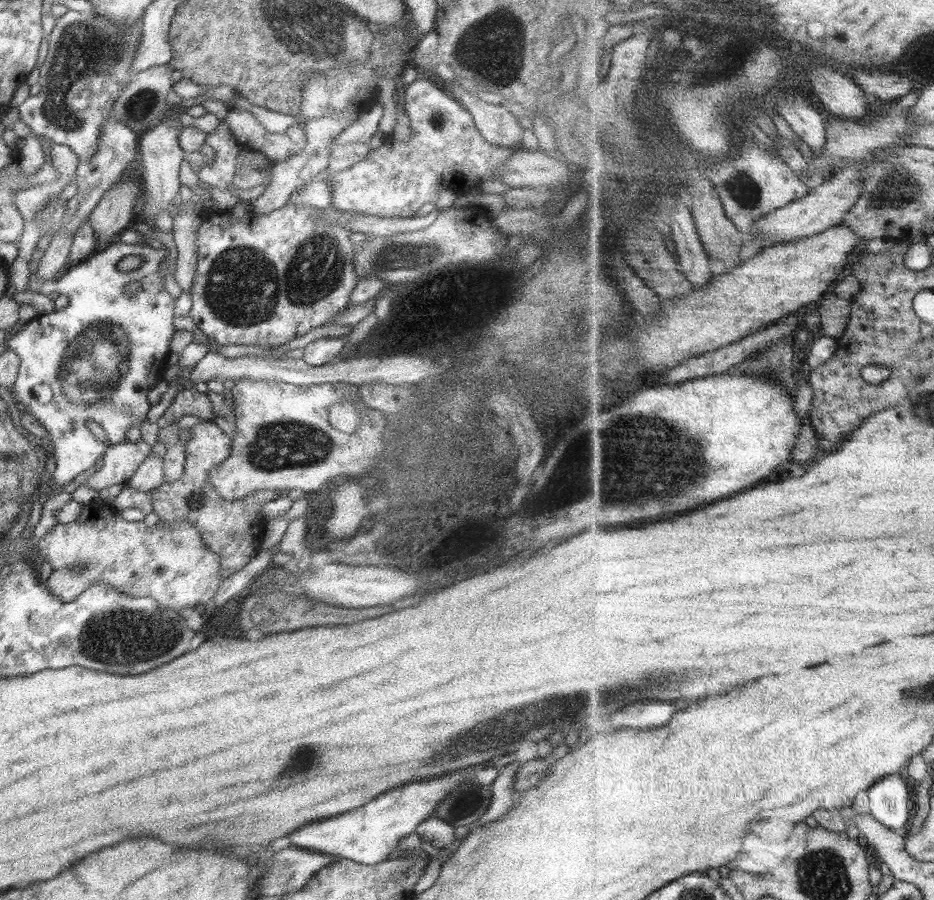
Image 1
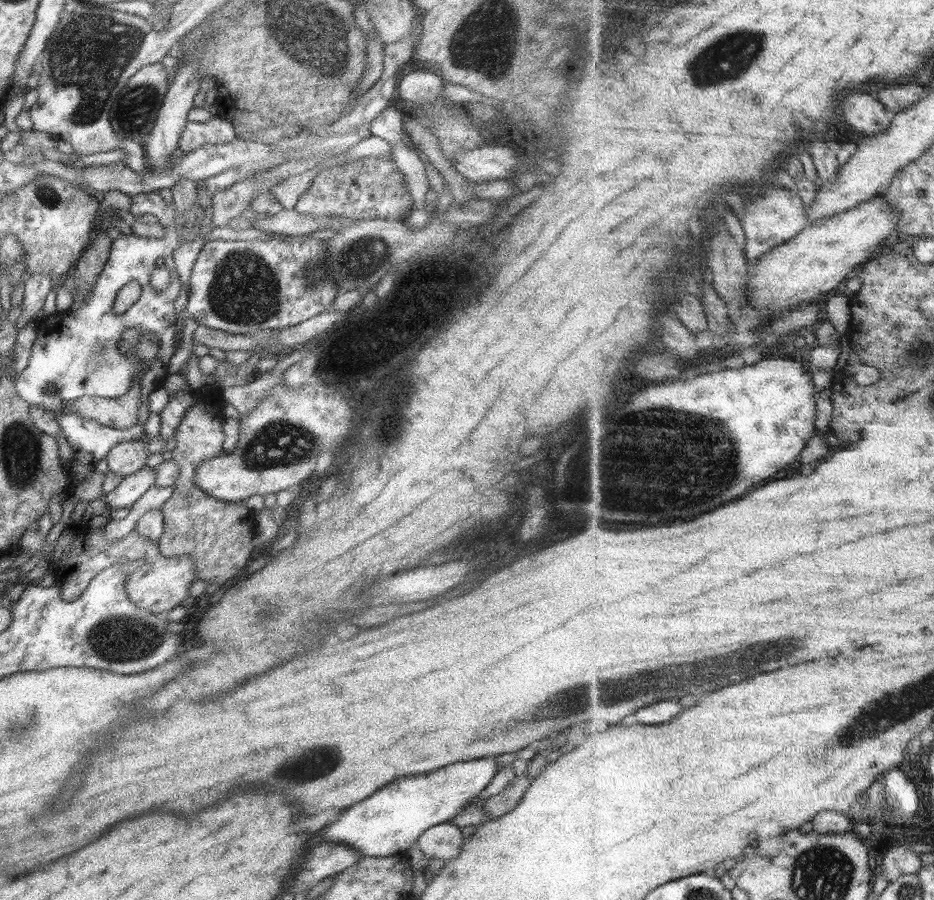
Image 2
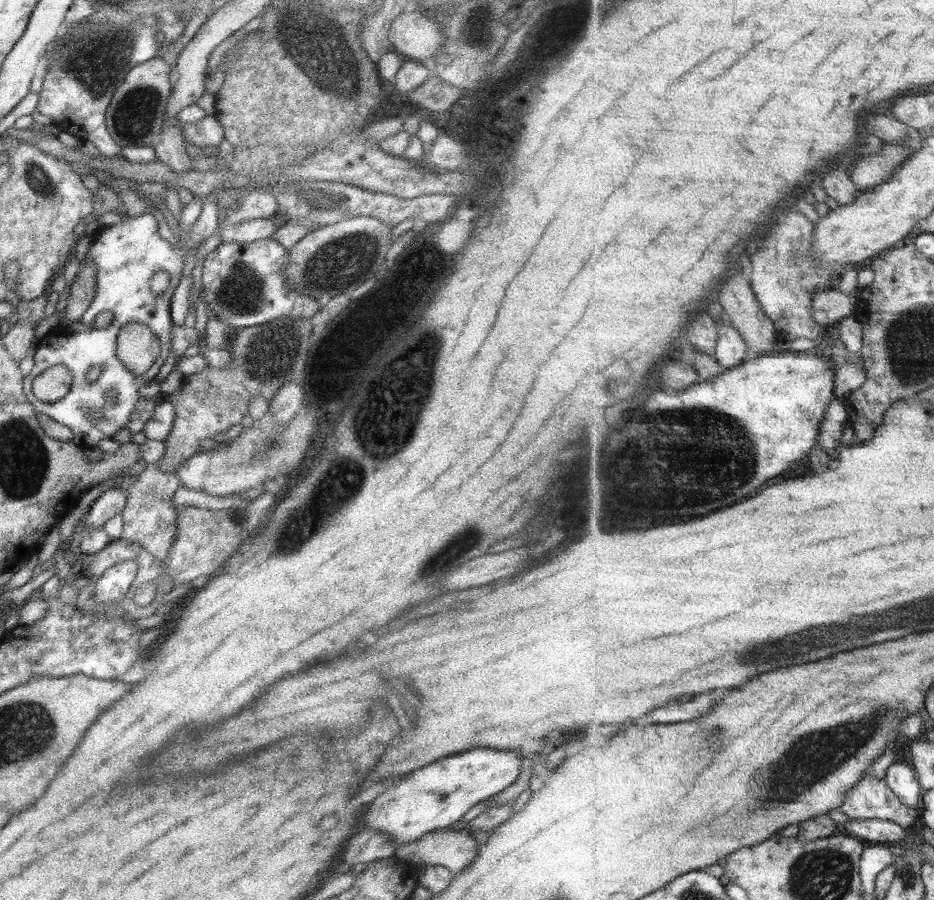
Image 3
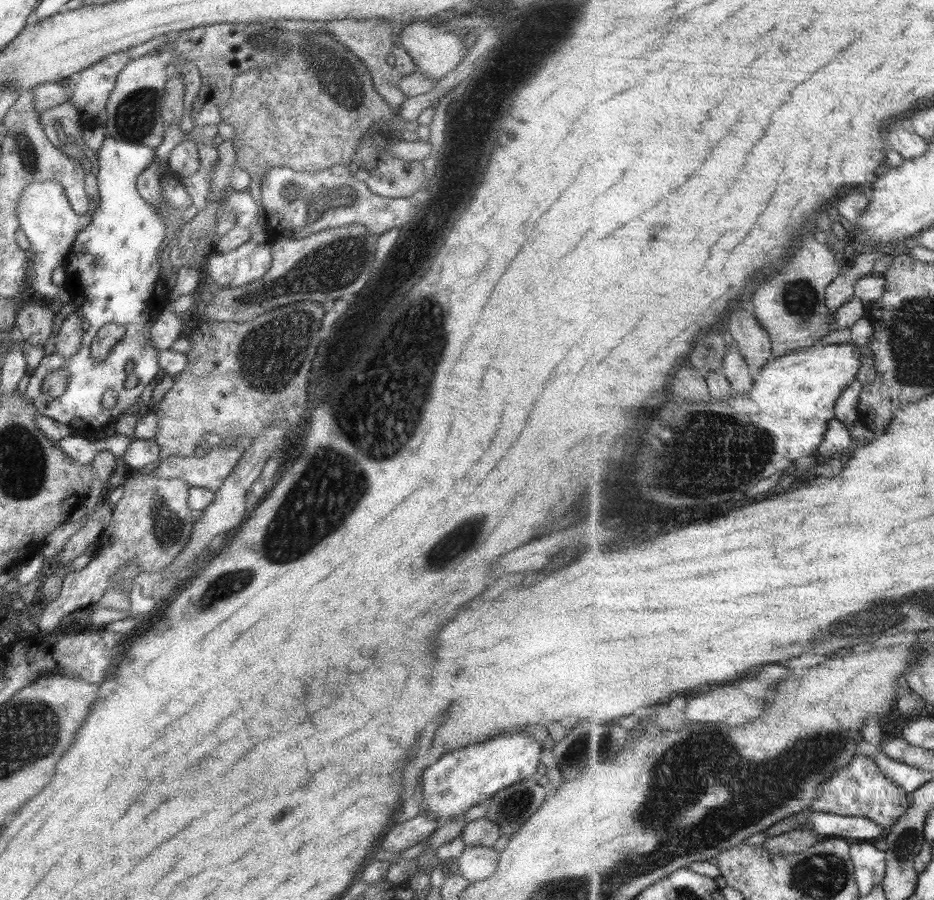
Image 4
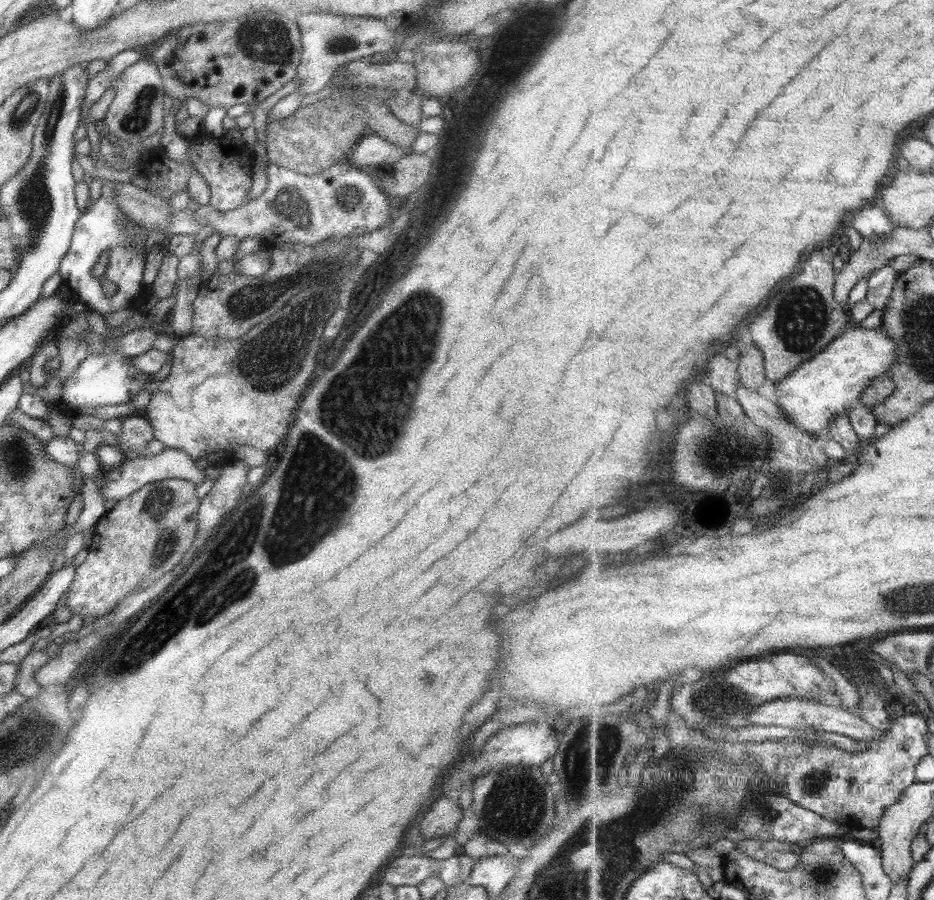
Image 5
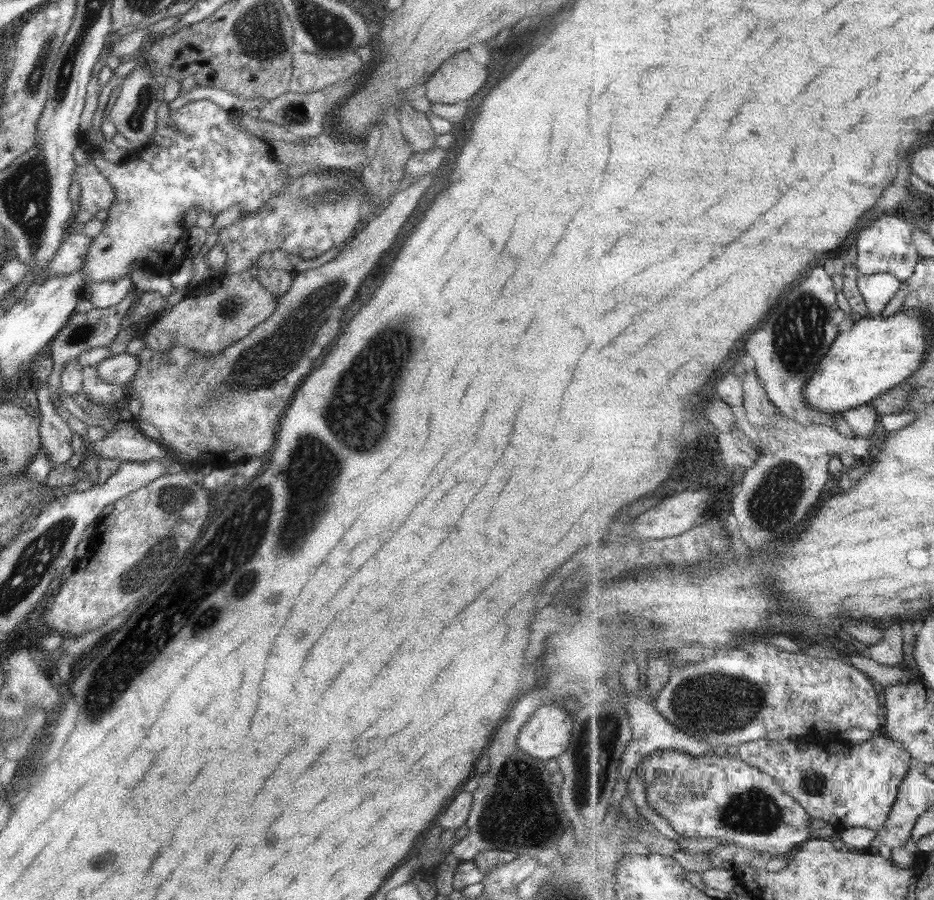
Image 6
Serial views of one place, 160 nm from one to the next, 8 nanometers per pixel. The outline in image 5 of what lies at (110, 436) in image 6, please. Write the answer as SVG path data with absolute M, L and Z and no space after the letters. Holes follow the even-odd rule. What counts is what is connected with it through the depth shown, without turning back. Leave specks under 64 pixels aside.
M141 417L120 418L121 430L116 435L116 444L122 448L120 452L128 458L141 454L146 444L152 439L152 429L149 423Z

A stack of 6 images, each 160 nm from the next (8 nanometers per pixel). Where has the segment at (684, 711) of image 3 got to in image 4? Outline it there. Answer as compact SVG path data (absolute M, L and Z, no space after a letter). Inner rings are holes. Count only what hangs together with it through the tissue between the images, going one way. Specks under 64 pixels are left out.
M731 686L726 688L689 701L683 711L690 722L717 723L725 727L743 726L764 714L765 702L761 698L751 698Z

